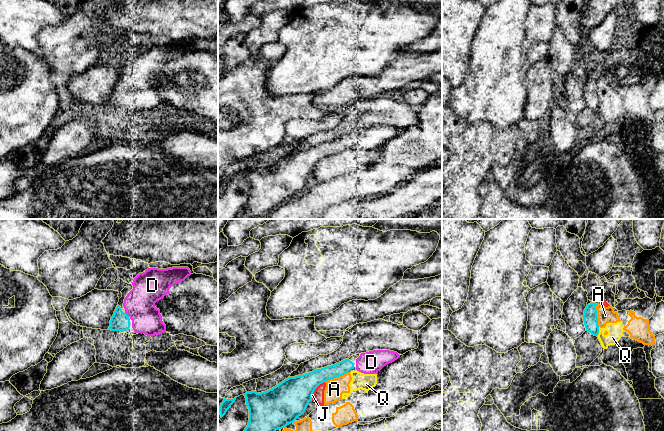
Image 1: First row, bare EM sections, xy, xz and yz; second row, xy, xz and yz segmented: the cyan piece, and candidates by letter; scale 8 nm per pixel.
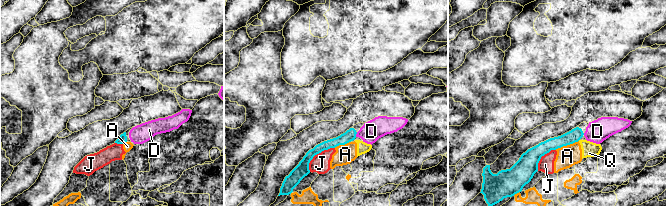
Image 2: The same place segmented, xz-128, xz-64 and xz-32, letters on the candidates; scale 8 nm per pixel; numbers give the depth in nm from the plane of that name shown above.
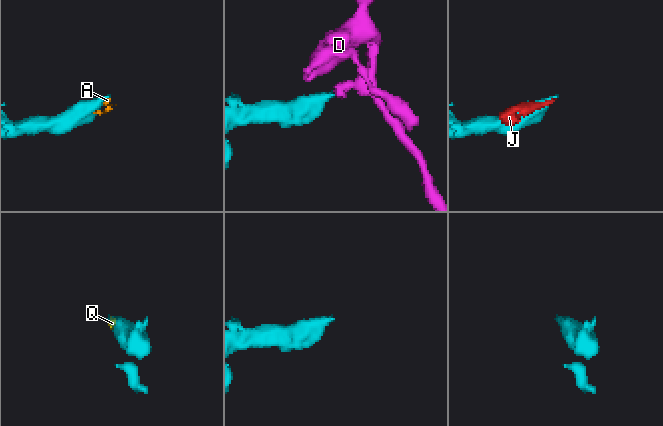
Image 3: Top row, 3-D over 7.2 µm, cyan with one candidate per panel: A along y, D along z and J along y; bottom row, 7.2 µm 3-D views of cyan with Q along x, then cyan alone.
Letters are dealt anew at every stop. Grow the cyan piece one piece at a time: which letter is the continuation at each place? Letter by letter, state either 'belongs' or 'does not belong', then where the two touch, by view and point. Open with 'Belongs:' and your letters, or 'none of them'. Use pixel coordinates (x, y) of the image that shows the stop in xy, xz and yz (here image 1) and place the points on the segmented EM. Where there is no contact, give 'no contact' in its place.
Belongs: D
A: does not belong; contact xz (336, 376)
D: belongs; contact xy (126, 314)
J: does not belong; contact xz (314, 390)
Q: does not belong; contact yz (598, 332)

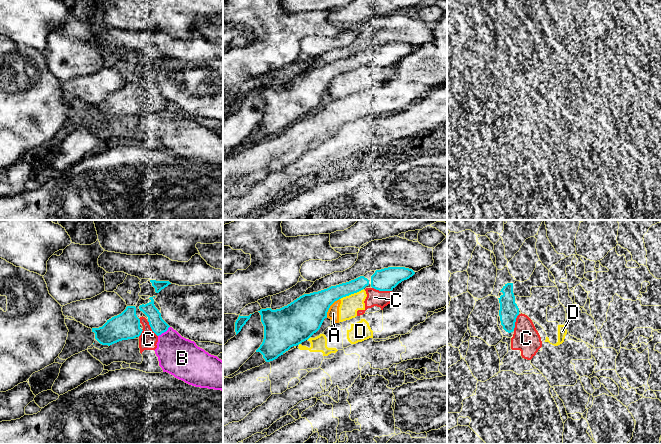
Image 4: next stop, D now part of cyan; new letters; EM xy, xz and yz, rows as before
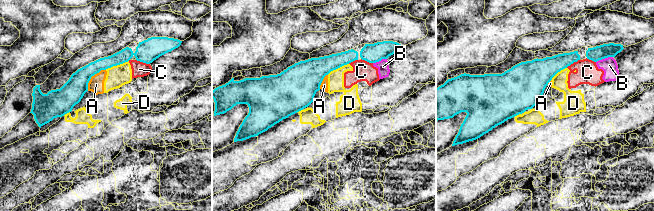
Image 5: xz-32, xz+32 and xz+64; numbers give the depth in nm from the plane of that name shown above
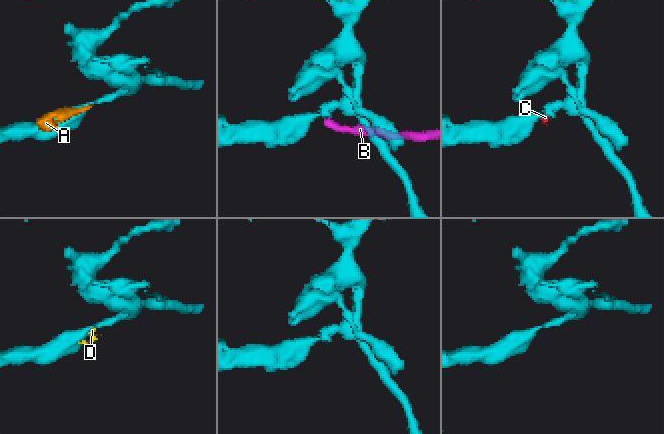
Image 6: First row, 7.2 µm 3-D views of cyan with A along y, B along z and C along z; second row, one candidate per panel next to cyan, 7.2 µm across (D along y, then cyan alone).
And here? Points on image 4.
Belongs: none of them
A: does not belong; contact xz (329, 307)
B: does not belong; contact xy (164, 331)
C: does not belong; contact xz (382, 290)
D: does not belong; contact xz (351, 293)

